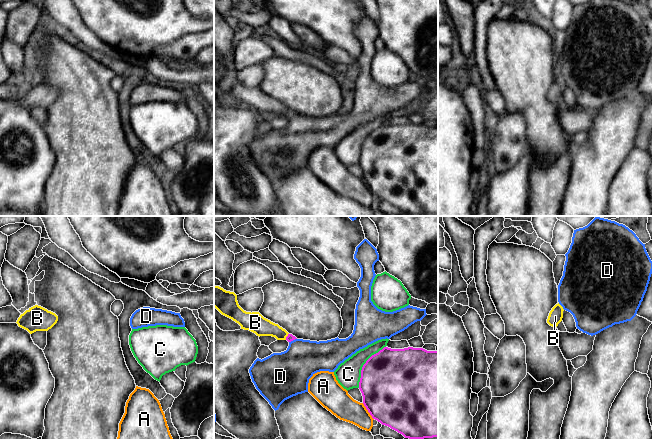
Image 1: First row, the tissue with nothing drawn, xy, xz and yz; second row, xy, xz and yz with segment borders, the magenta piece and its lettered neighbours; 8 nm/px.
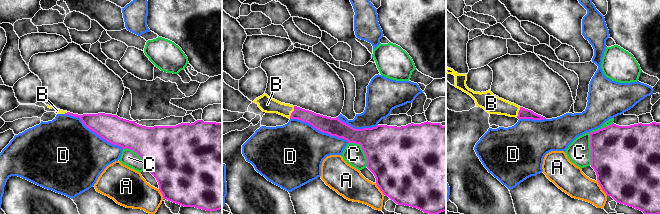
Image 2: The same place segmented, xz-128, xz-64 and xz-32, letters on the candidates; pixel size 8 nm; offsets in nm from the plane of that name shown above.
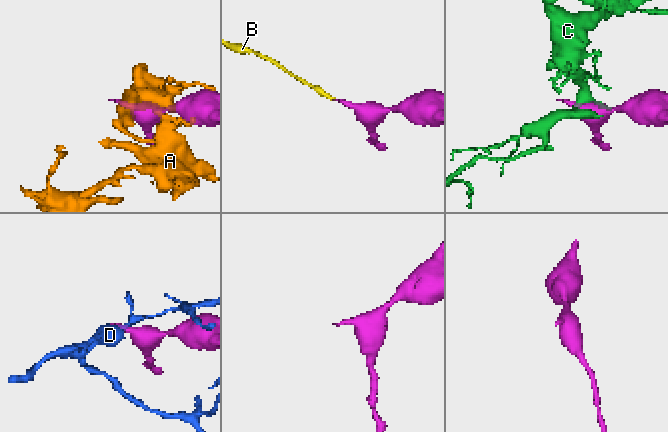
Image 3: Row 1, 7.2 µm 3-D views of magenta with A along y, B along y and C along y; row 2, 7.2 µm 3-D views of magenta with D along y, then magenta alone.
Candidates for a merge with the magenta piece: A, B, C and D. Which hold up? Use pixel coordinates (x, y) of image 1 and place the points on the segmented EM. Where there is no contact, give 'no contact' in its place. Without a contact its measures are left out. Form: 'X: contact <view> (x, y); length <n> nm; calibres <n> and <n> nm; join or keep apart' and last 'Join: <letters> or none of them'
A: contact xz (368, 411); length 160 nm; calibres 500 and 200 nm; keep apart
B: contact xz (287, 336); length 60 nm; calibres 60 and 150 nm; join
C: contact xz (363, 365); length 400 nm; calibres 480 and 200 nm; keep apart
D: contact xz (292, 340); length 70 nm; calibres 60 and 340 nm; keep apart
Join: B

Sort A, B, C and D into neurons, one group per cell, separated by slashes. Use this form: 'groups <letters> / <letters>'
groups A / B / C / D

